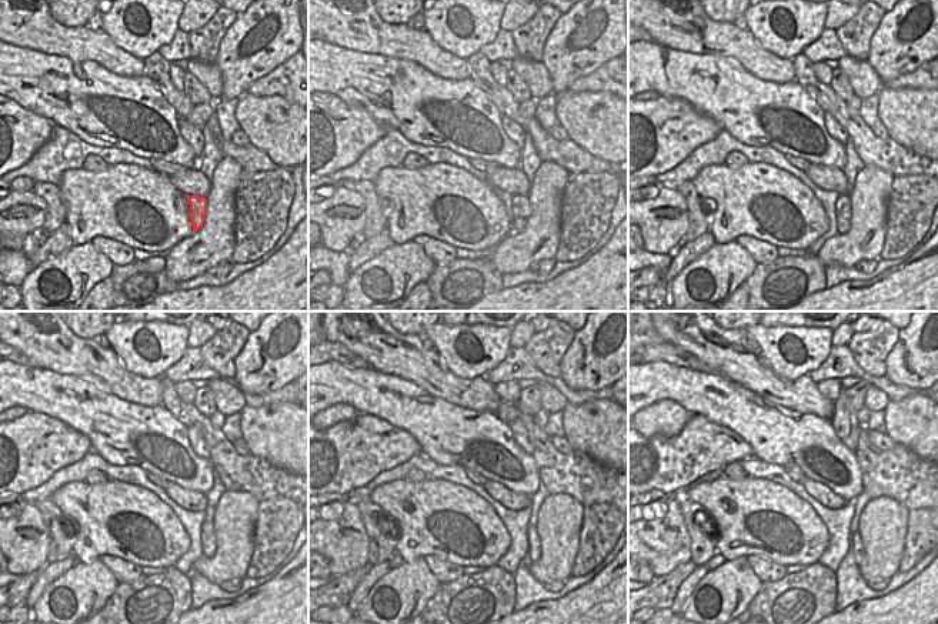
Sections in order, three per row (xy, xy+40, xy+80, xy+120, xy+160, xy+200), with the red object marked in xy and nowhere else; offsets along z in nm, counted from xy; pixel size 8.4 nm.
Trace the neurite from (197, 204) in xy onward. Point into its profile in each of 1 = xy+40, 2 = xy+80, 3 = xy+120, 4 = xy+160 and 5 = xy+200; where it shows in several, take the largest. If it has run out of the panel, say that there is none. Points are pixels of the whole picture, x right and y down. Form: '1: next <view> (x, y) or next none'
1: next xy+40 (520, 206)
2: next xy+80 (843, 210)
3: next xy+120 (207, 527)
4: next xy+160 (534, 550)
5: next xy+200 (854, 536)

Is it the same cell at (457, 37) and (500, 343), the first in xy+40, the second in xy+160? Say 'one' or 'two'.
one

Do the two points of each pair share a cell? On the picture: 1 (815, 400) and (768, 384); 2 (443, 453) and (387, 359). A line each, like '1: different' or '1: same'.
1: same
2: different

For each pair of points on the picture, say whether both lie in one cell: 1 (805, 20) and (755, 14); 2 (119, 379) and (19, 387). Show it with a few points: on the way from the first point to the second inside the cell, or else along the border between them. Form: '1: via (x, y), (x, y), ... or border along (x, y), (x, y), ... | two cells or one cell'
1: via (804, 37), (787, 47), (768, 29) | one cell
2: border along (54, 373), (74, 374), (117, 397) | two cells

